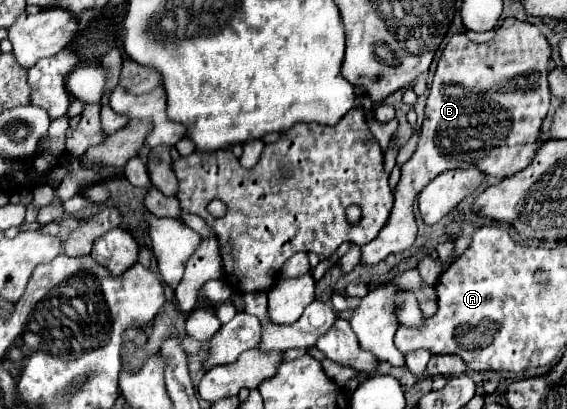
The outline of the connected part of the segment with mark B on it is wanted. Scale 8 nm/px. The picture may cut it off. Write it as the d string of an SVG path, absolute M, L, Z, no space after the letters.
M506 19L500 29L496 29L496 37L490 43L476 45L472 43L466 33L458 33L450 37L448 45L444 47L442 57L438 59L438 69L434 75L434 83L430 87L430 95L426 101L426 117L422 135L418 141L418 149L410 161L402 165L400 183L394 189L394 209L390 215L388 225L382 233L368 245L360 249L360 263L362 265L378 265L386 255L400 253L412 247L416 239L416 219L412 213L412 205L416 195L430 183L434 177L448 169L466 169L474 165L486 175L496 179L510 177L530 165L534 159L540 141L540 127L548 115L550 107L550 89L548 89L548 61L550 61L550 45L546 37L538 31L536 25L518 19Z

